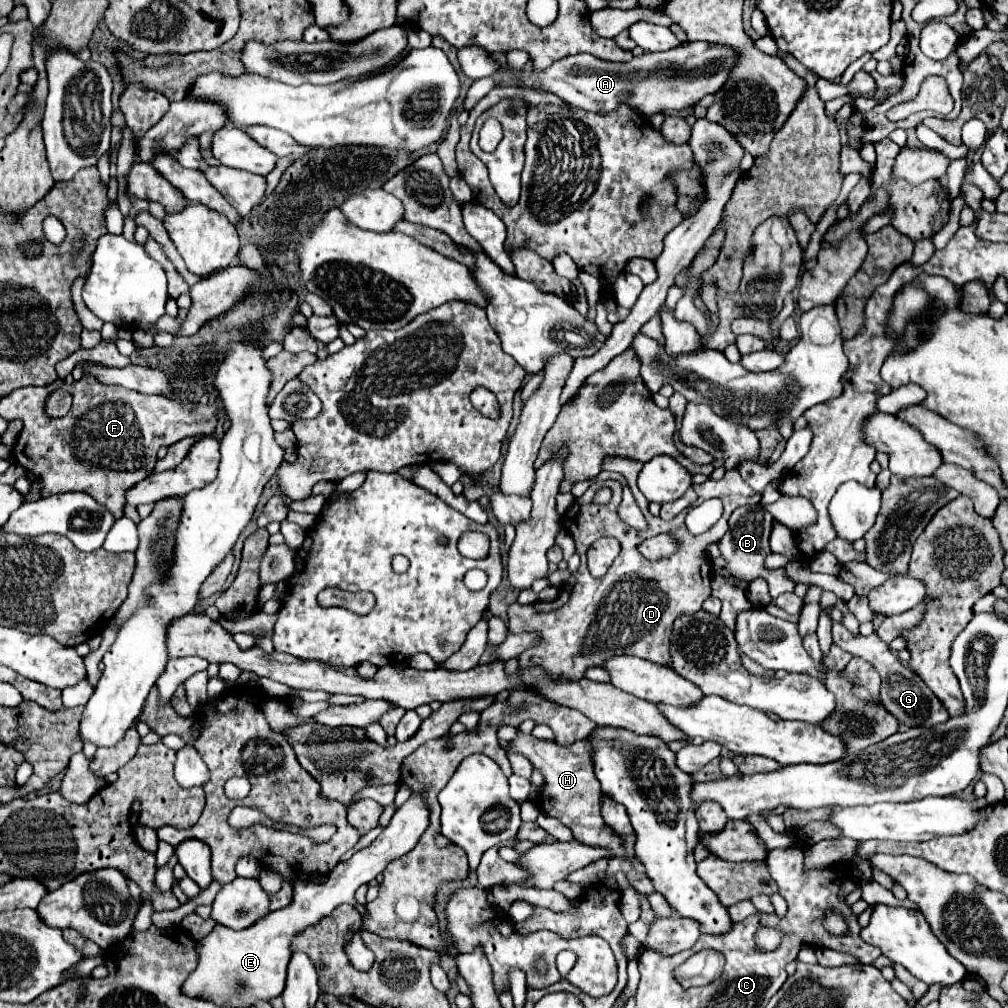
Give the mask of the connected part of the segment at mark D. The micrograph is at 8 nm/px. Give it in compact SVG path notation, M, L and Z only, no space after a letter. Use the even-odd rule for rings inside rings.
M738 469L726 471L720 481L706 479L704 483L694 485L694 489L698 495L696 505L712 497L718 497L724 503L722 519L702 535L688 533L684 525L684 517L688 511L682 511L674 521L662 521L648 511L648 501L644 503L648 529L638 531L634 527L628 527L616 515L616 507L620 503L620 483L596 481L590 485L590 489L564 513L566 517L562 521L574 537L576 553L582 557L582 563L574 573L576 583L566 583L564 587L560 587L558 597L552 603L512 603L508 607L510 633L536 633L540 637L536 645L518 655L518 669L538 665L552 679L578 681L590 667L602 667L614 655L634 655L658 665L670 665L670 635L674 621L682 615L698 613L702 603L710 597L712 563L706 547L710 543L718 543L724 537L724 533L728 531L728 519L734 509L760 503L760 493L756 493L742 481ZM602 487L608 487L612 491L612 499L606 505L594 503L594 495ZM660 533L670 533L670 537L676 537L678 549L670 557L648 561L636 549L642 541ZM608 535L616 537L622 543L622 553L614 561L612 569L600 581L596 581L588 573L586 551L596 539Z

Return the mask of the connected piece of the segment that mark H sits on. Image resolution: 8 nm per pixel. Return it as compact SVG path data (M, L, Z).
M518 731L518 737L510 743L510 749L522 753L536 769L544 775L542 797L538 801L538 809L546 815L552 815L566 825L574 839L586 845L604 845L608 849L616 849L616 857L624 857L622 841L612 833L612 829L600 817L600 781L594 775L592 747L590 741L576 741L566 747L558 747L552 741L538 741L532 735L524 735Z

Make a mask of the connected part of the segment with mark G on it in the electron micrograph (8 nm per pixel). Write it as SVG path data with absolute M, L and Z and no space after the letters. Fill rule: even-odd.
M842 623L832 625L832 635L834 635L834 643L838 647L842 647L844 651L852 653L854 657L862 657L864 661L872 663L878 673L882 675L882 687L880 687L880 699L884 703L884 707L900 721L906 723L908 727L916 727L916 725L938 725L948 721L948 711L944 709L944 705L940 703L940 699L928 689L928 685L908 667L904 667L896 655L890 653L890 649L886 647L886 643L878 637L878 635L870 635L870 637L862 637L862 635L852 635Z

